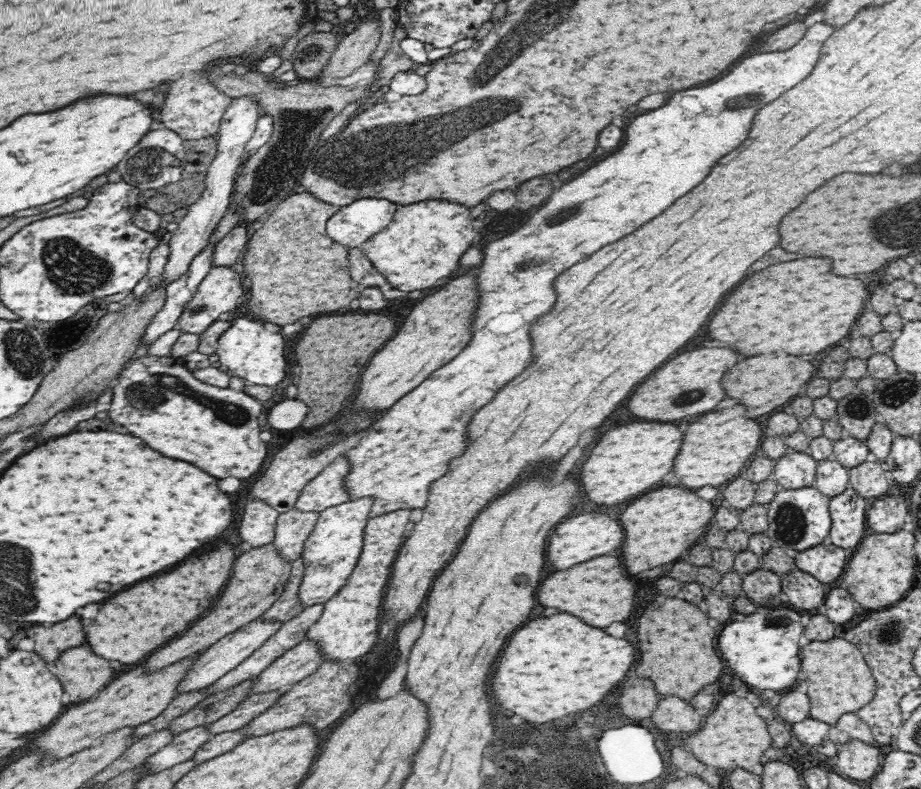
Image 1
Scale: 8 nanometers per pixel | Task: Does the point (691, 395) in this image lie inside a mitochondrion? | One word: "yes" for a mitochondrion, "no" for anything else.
yes

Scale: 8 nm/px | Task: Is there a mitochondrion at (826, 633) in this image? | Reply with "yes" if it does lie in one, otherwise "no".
no

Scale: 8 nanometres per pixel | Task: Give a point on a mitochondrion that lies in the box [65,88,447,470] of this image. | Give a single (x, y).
(272, 176)

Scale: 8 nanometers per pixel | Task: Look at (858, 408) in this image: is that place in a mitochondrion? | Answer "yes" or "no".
yes

